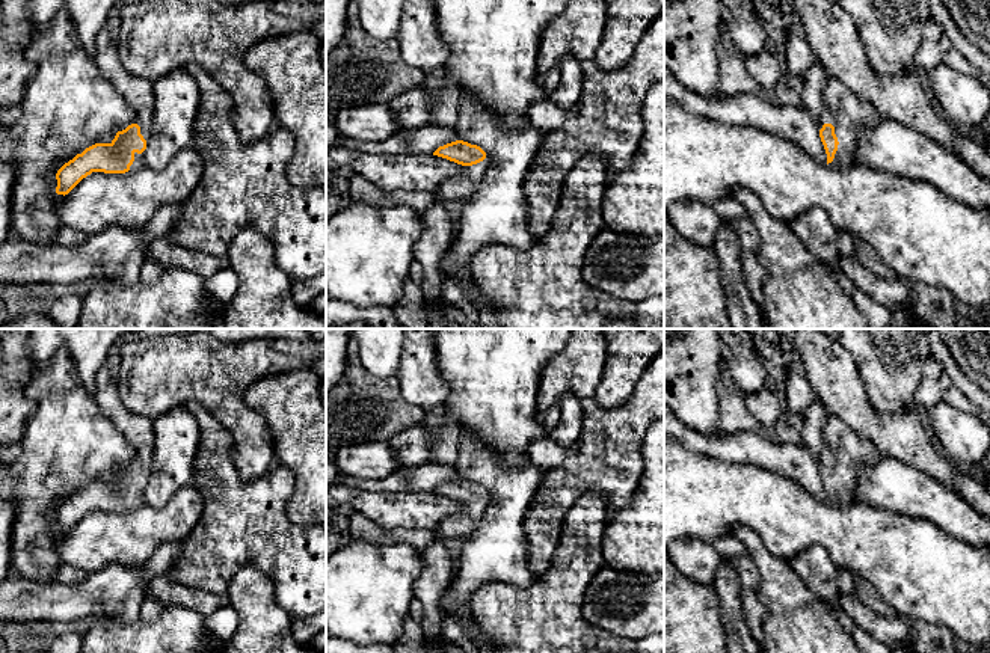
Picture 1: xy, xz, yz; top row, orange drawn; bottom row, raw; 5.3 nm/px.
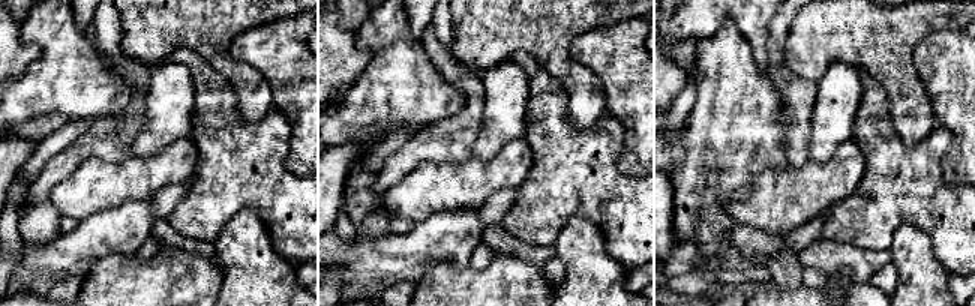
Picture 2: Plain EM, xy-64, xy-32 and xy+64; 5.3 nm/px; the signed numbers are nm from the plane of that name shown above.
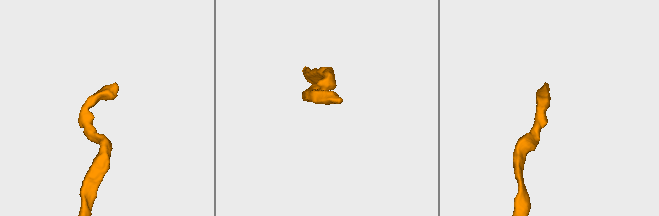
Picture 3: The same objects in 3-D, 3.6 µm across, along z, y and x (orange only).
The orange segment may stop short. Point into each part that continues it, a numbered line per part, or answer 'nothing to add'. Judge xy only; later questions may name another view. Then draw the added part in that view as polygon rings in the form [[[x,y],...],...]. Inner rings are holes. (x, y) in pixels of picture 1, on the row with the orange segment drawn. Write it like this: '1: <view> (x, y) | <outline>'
1: xy (138, 163) | [[[134,152],[134,161],[130,166],[130,170],[128,172],[136,172],[136,170],[139,170],[139,169],[143,167],[143,152],[142,154]]]

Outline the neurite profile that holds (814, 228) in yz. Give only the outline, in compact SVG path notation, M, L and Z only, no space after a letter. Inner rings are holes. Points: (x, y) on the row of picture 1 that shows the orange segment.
M822 208L803 213L789 226L826 268L839 268L838 228Z

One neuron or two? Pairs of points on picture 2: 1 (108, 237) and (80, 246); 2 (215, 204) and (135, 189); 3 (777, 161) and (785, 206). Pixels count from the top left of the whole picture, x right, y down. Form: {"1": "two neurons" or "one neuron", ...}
{"1": "one neuron", "2": "two neurons", "3": "two neurons"}

